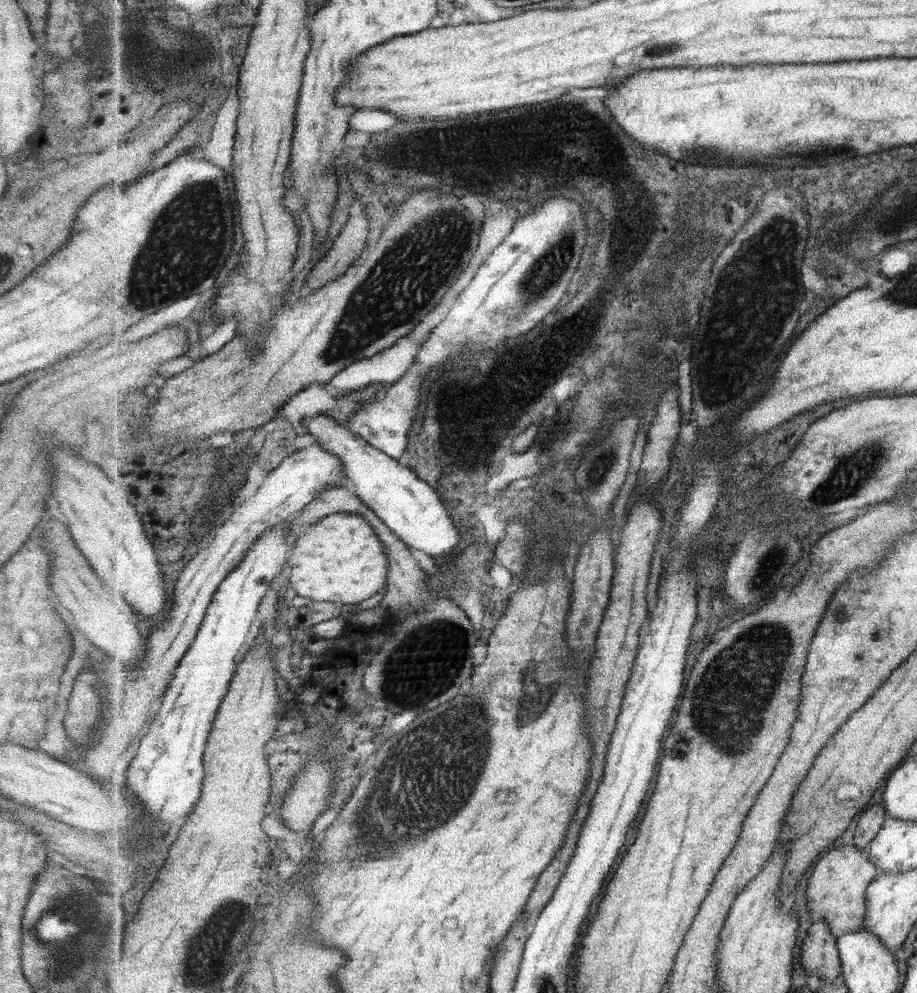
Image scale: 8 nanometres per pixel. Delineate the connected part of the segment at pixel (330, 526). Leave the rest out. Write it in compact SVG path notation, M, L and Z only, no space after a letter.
M335 513L297 537L288 573L293 592L315 602L361 604L388 586L389 555L375 527L355 513Z

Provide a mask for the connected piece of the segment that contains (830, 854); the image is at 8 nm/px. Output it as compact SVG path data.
M852 842L831 848L821 855L812 872L806 897L807 908L814 921L825 920L837 937L859 931L867 923L869 886L884 874L883 869L875 865L871 856L868 856L868 850L861 849Z

